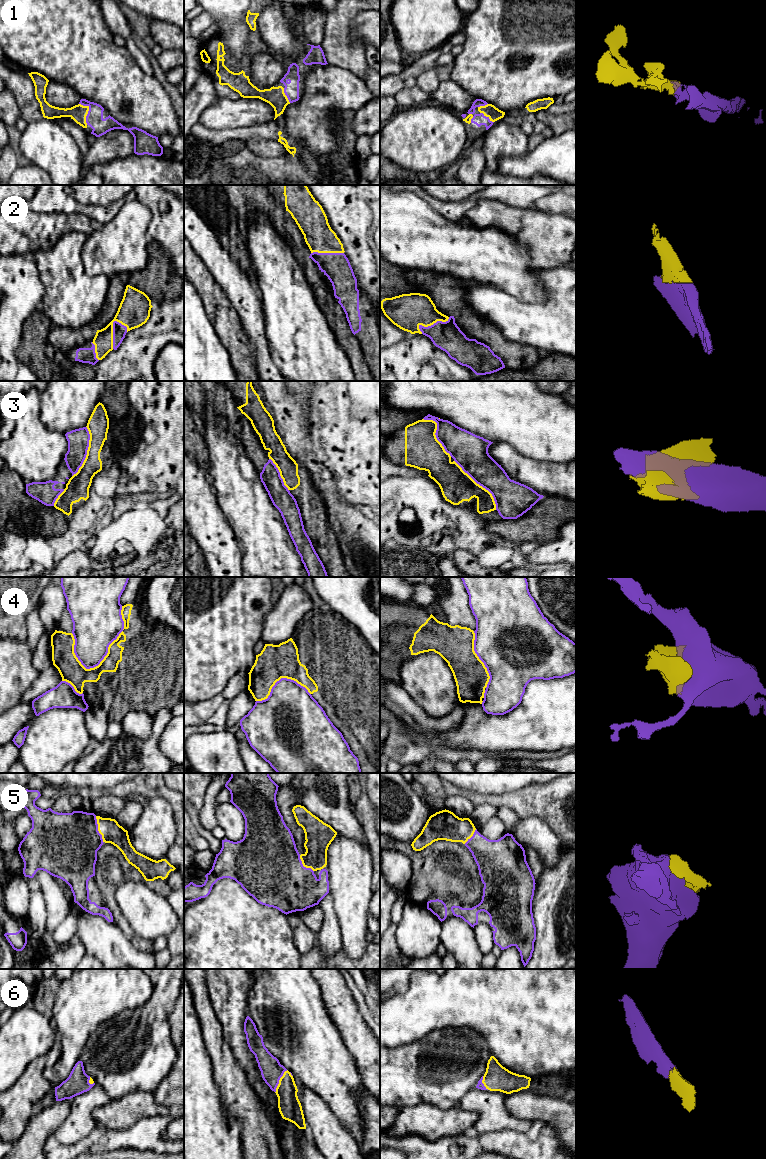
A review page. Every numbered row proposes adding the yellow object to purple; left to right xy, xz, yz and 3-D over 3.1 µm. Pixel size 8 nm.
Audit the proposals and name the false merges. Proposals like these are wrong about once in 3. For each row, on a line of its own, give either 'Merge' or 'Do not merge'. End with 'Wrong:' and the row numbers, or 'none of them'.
1: Merge
2: Merge
3: Do not merge
4: Do not merge
5: Merge
6: Merge
Wrong: 3, 4

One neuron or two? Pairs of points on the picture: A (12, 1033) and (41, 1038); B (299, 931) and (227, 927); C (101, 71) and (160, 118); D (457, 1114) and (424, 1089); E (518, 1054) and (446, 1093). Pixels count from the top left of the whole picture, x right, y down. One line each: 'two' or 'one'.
A: one
B: two
C: one
D: two
E: two

